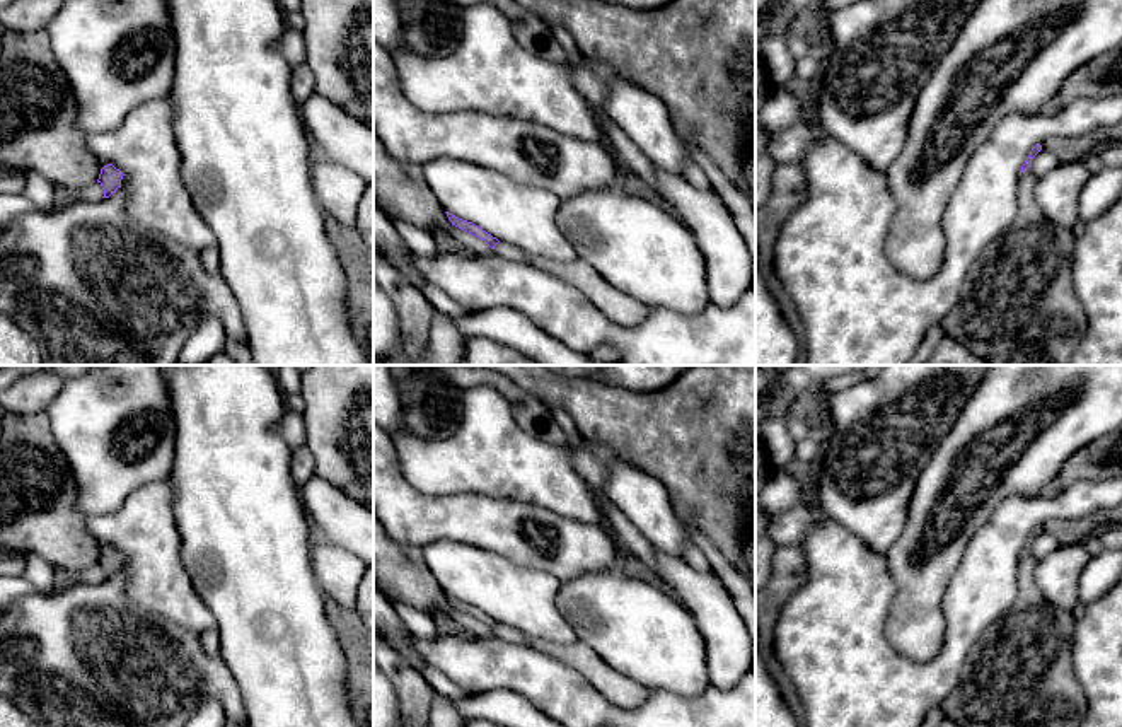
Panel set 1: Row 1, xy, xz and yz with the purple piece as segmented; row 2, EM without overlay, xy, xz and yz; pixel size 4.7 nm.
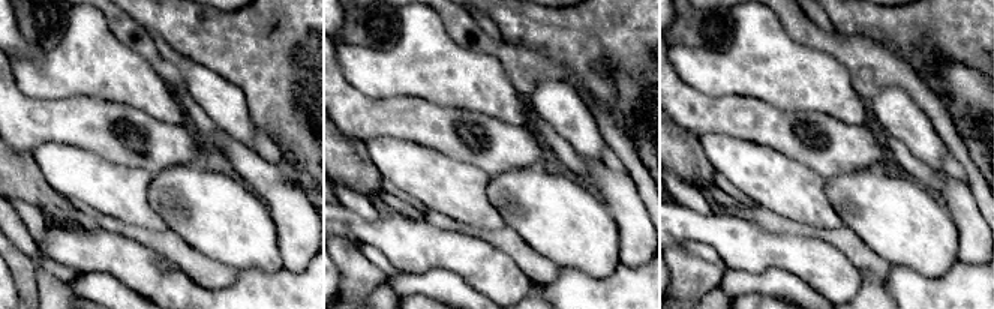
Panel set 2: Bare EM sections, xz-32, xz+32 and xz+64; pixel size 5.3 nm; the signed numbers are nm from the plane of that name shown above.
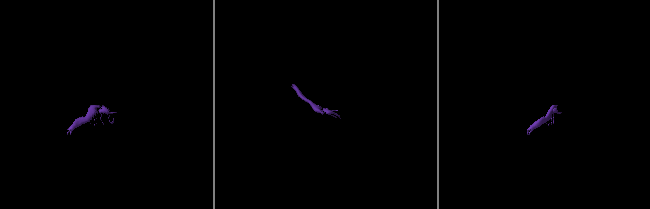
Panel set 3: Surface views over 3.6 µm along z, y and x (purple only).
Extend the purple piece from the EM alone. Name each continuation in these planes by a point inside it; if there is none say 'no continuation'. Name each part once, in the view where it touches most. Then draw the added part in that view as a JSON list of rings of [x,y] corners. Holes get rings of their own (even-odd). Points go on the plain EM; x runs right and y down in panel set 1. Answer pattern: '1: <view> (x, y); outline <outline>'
no continuation

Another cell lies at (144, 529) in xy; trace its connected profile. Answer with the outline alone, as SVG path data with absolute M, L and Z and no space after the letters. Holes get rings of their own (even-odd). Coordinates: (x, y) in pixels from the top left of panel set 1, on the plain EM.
M169 478L135 490L118 510L90 515L85 524L101 550L113 546L123 555L124 594L130 601L200 637L217 628L213 613L198 596L181 565L181 536L174 517L174 495Z

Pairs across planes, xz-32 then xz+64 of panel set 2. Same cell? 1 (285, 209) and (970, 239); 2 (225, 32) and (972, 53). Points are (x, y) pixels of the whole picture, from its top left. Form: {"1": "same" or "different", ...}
{"1": "same", "2": "same"}

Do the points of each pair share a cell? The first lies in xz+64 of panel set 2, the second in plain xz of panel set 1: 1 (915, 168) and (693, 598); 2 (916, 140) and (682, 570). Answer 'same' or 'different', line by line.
1: different
2: different

